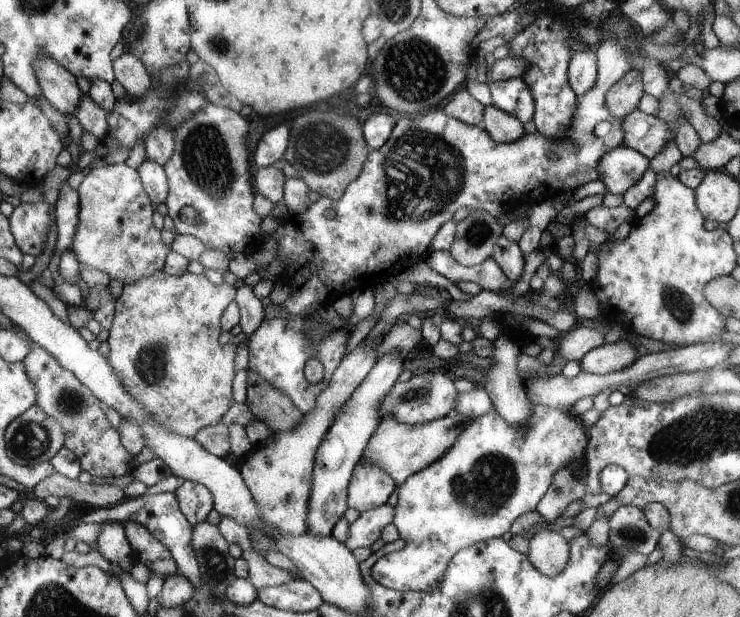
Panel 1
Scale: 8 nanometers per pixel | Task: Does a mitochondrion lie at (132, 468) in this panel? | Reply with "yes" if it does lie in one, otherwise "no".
no

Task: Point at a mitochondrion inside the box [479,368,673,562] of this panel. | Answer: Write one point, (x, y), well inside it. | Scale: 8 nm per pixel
(630, 533)

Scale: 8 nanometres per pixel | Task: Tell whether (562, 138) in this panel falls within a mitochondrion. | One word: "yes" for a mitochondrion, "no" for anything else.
no

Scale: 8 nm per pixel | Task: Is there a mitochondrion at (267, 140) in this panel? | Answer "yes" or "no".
no

